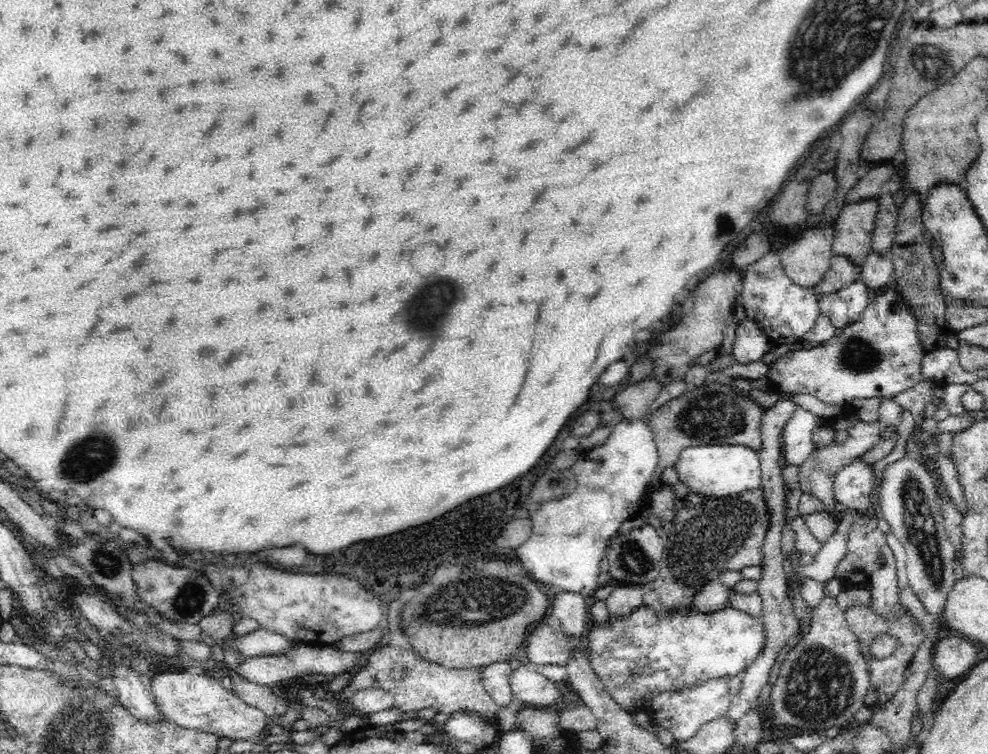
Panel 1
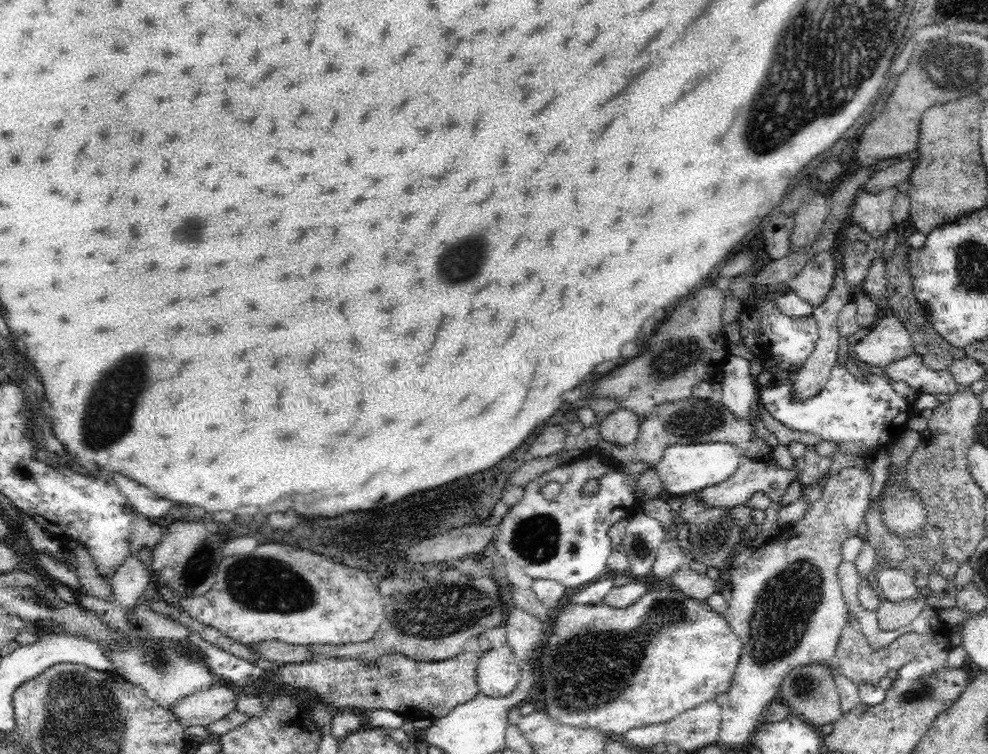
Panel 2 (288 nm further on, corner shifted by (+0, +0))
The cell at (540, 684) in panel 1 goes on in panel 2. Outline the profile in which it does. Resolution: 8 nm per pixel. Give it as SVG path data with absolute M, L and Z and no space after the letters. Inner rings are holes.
M508 644L492 648L480 656L476 666L476 682L480 694L490 698L506 698L520 684L520 666Z

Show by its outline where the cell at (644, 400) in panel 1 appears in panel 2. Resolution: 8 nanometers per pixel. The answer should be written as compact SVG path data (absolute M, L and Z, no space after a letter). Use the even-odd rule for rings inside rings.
M616 408L612 414L608 414L600 422L600 438L606 442L612 442L616 446L630 446L636 442L640 434L640 418L628 408Z

